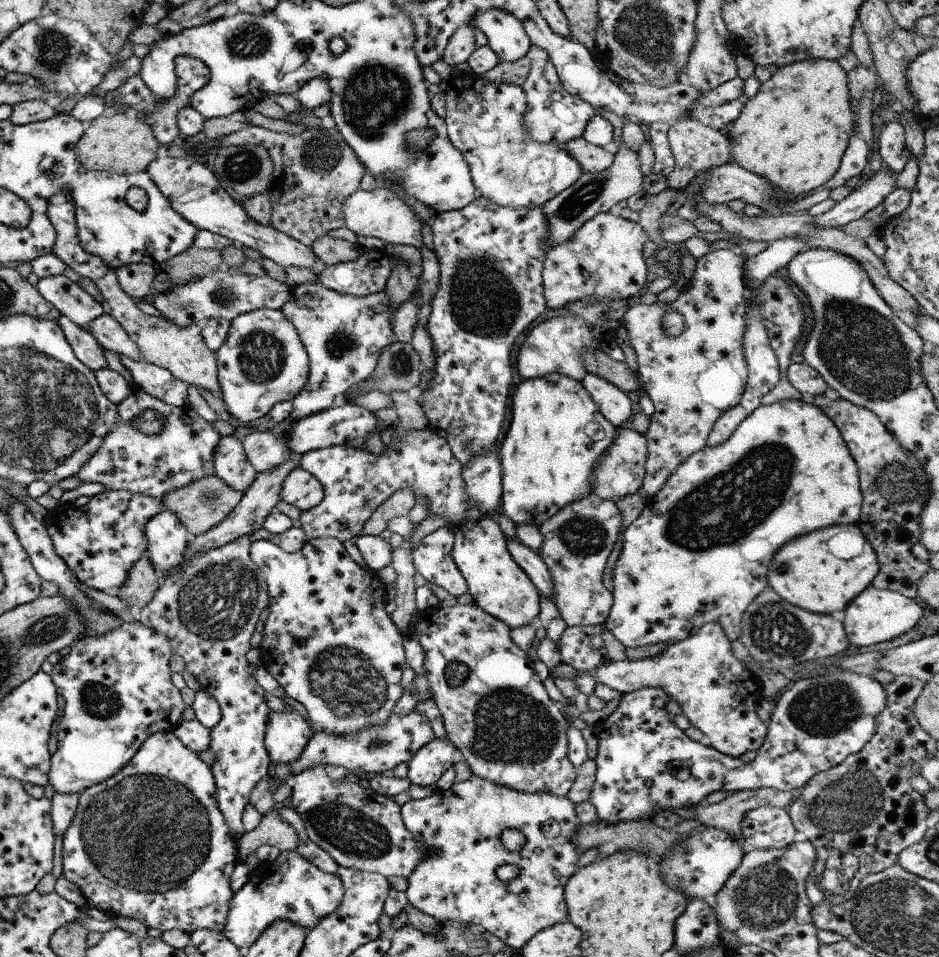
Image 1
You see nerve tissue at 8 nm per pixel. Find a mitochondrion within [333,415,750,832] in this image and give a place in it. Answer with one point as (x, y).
(510, 728)

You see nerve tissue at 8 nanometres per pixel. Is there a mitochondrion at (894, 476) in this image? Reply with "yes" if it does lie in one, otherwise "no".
yes

